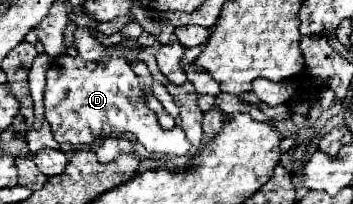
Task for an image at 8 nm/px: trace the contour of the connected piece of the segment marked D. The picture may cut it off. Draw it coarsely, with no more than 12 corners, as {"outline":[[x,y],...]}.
{"outline":[[54,58],[44,118],[60,144],[132,134],[184,156],[124,60]]}

